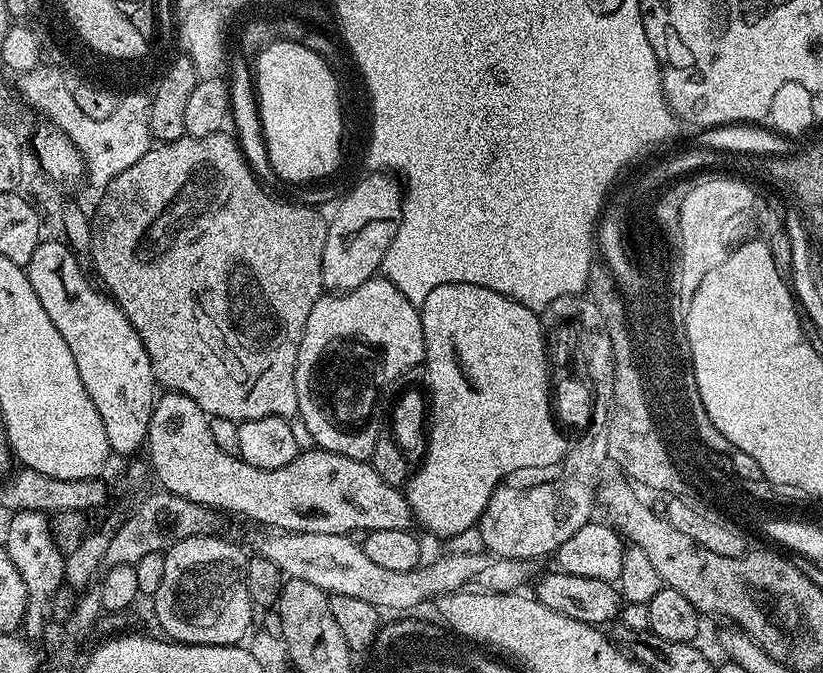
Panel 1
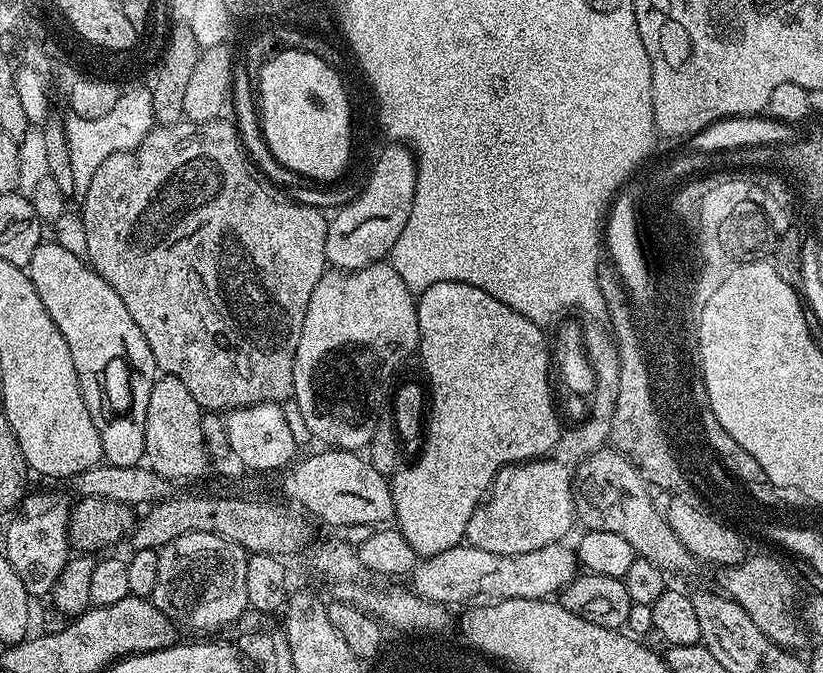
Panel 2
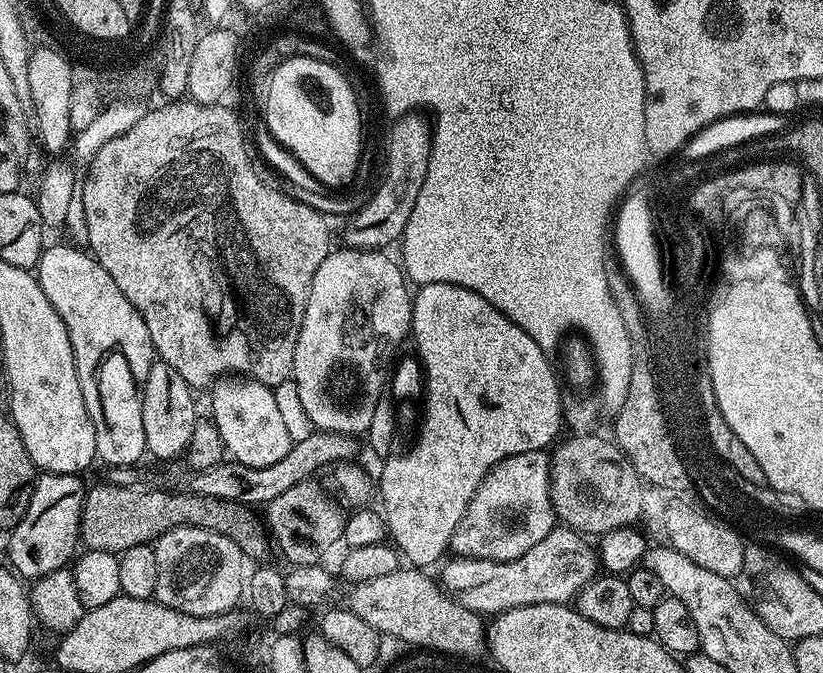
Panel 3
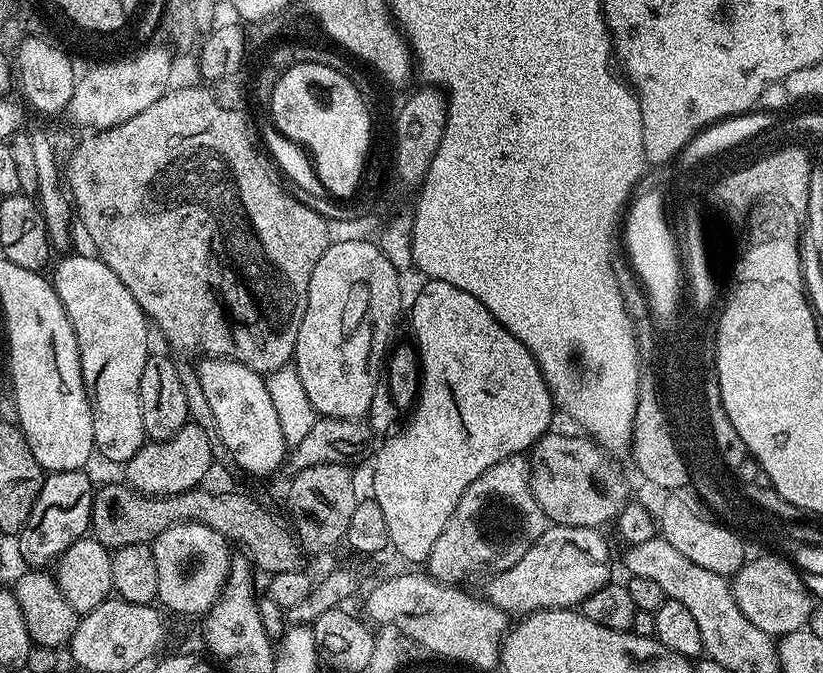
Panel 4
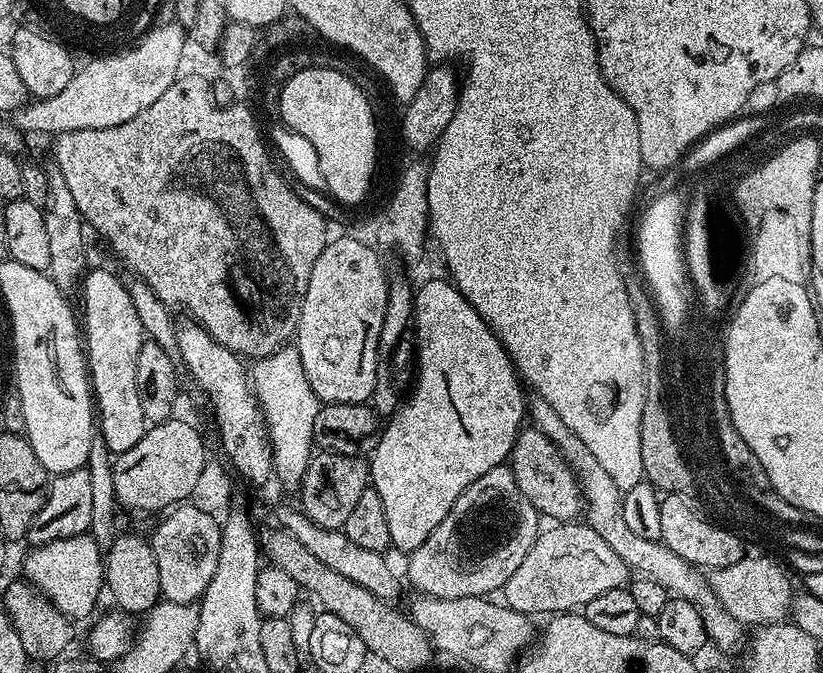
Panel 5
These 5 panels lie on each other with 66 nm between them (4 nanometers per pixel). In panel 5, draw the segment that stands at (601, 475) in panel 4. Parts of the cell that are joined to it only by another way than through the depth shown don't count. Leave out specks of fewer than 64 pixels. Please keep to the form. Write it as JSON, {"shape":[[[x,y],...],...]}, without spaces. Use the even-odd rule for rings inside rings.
{"shape":[[[521,427],[516,435],[510,455],[510,467],[514,474],[514,482],[518,482],[518,490],[534,506],[541,517],[552,522],[572,522],[582,512],[582,493],[580,483],[576,481],[575,471],[564,456],[537,428]]]}

